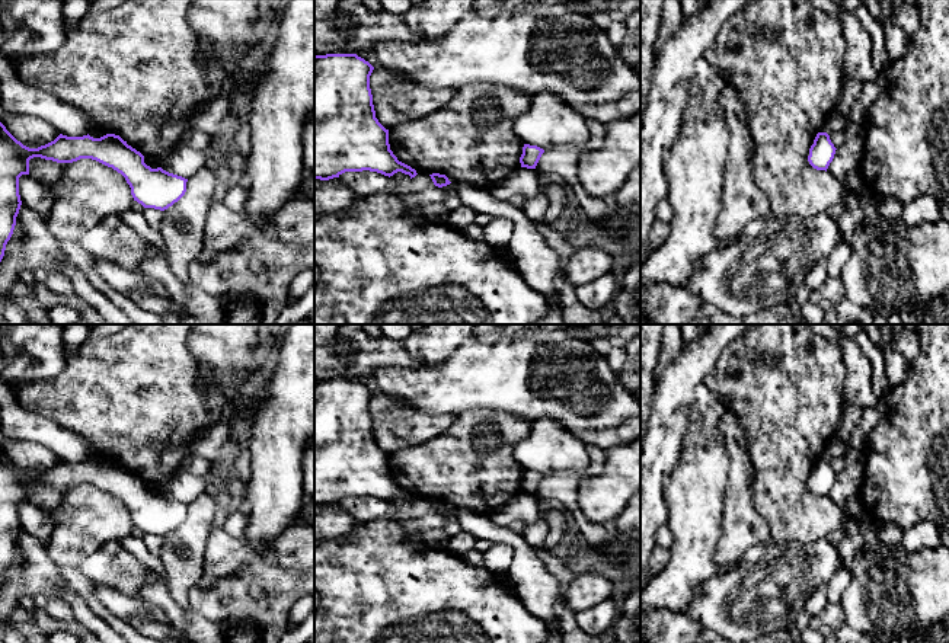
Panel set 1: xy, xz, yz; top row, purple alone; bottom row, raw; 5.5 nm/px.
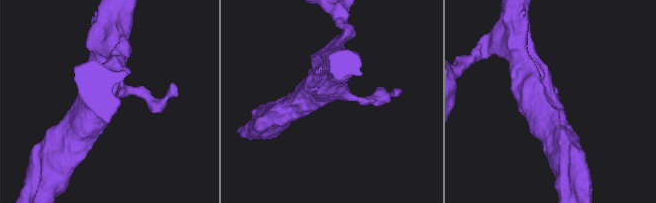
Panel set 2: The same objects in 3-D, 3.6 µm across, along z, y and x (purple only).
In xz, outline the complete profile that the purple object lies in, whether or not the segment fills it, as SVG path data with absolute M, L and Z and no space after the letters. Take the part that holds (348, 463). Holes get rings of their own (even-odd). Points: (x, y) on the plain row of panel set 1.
M357 380L314 381L314 505L329 506L345 498L418 499L390 476L389 455L376 444L370 402L374 393Z

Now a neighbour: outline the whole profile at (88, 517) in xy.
M92 484L70 489L55 509L44 512L55 524L45 548L58 567L79 567L105 543L121 541L134 528L125 503Z

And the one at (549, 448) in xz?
M549 418L531 423L528 435L515 445L514 457L524 470L544 477L562 471L584 473L589 466L587 445Z

